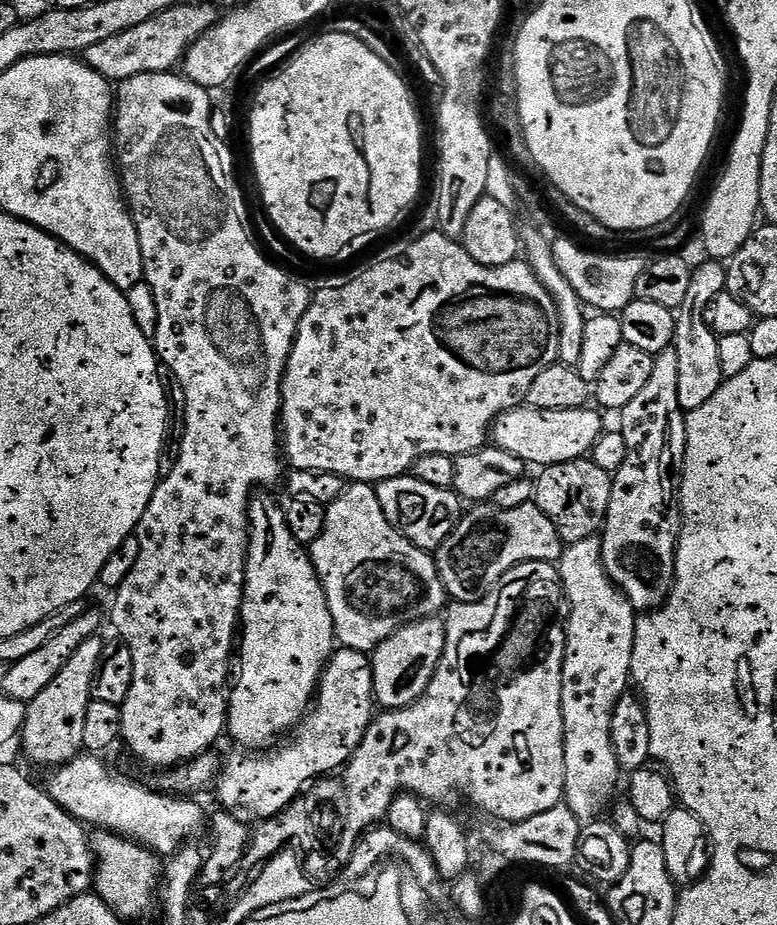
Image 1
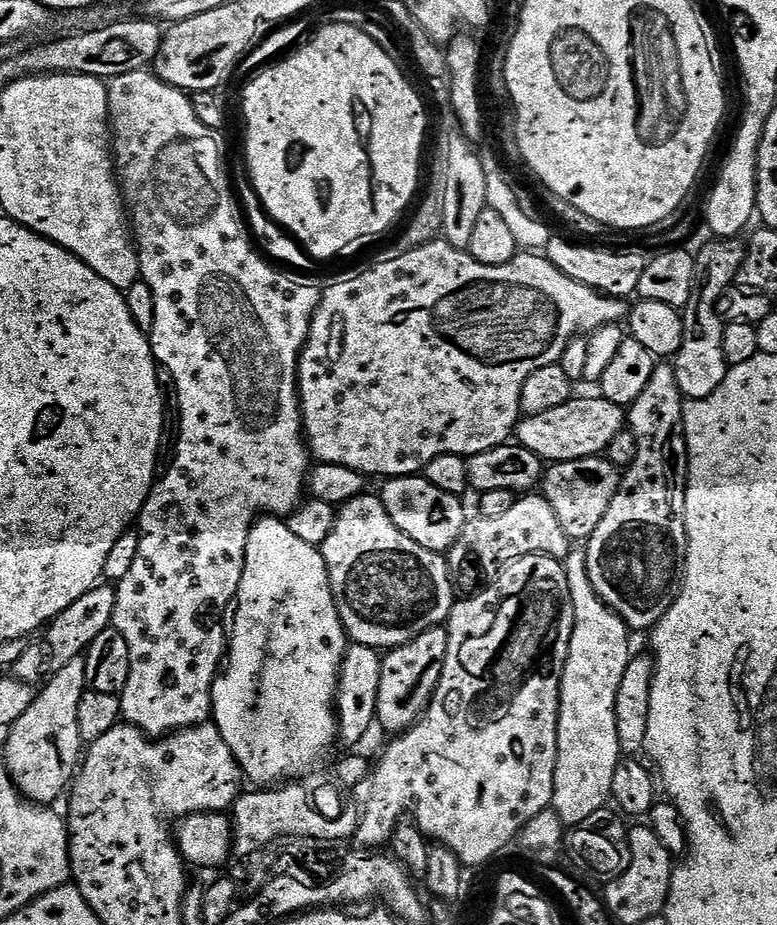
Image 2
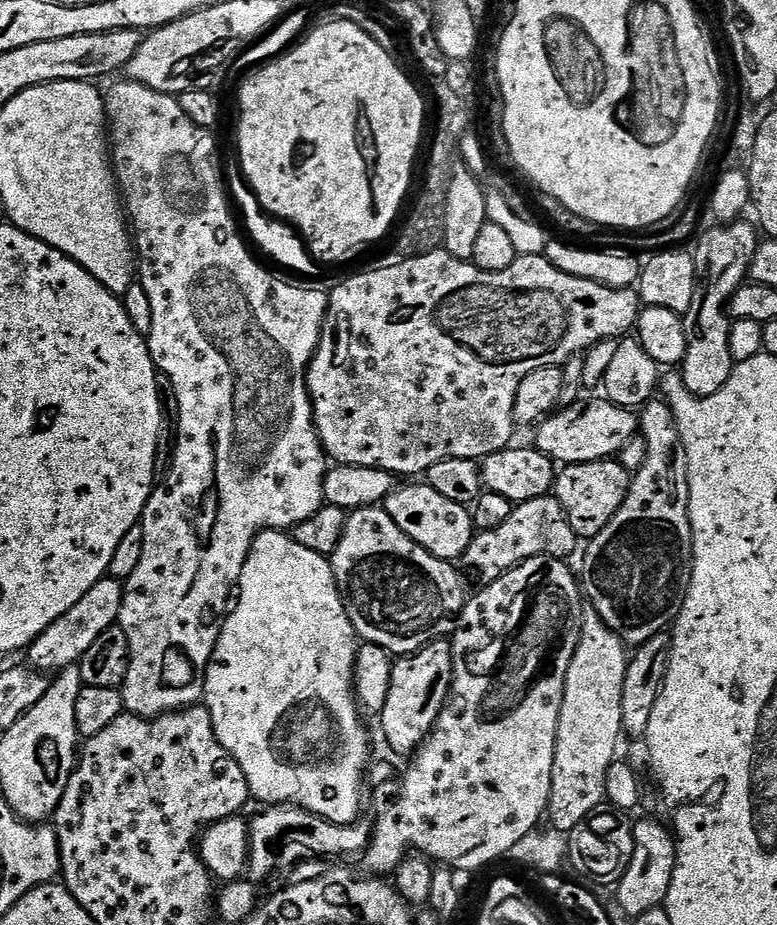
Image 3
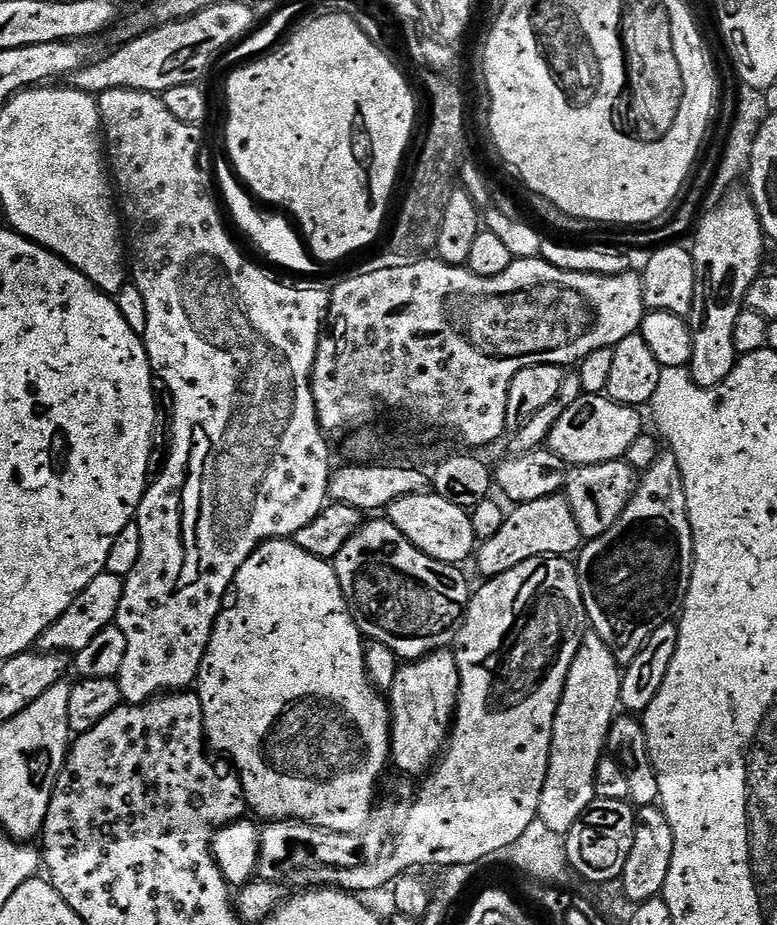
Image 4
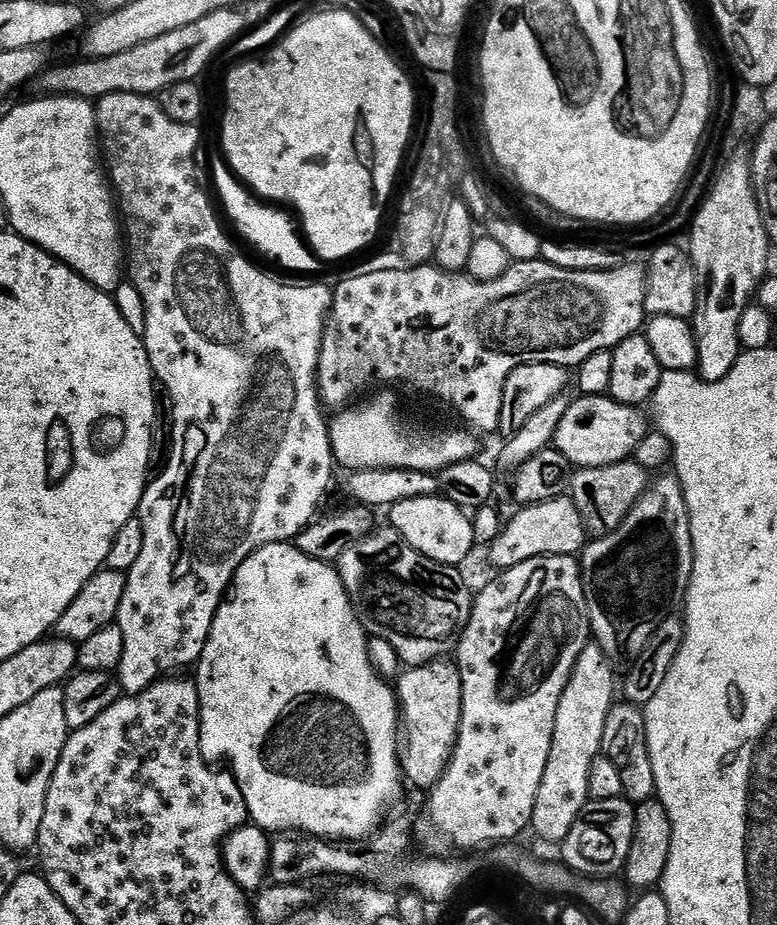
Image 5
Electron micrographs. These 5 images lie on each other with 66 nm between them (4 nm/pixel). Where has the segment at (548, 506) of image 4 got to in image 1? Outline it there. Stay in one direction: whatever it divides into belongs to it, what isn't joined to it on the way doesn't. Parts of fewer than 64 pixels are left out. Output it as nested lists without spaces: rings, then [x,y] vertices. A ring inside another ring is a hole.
[[[480,502],[473,508],[476,508],[473,512],[465,511],[461,515],[455,530],[434,552],[442,586],[448,591],[453,601],[472,604],[475,600],[481,600],[487,592],[491,592],[499,584],[504,575],[520,564],[535,560],[556,562],[565,550],[566,545],[561,540],[554,522],[550,522],[550,518],[546,518],[546,514],[534,502],[502,510],[498,510],[492,502]]]

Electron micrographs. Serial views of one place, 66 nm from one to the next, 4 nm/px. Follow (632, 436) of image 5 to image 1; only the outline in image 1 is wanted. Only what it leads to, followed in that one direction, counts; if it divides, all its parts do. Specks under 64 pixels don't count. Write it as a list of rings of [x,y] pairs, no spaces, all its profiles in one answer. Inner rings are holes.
[[[527,406],[512,408],[496,419],[494,444],[495,447],[522,458],[528,466],[547,466],[578,460],[591,453],[594,442],[598,442],[606,430],[606,424],[599,414],[601,415],[592,406],[574,410],[538,410]]]

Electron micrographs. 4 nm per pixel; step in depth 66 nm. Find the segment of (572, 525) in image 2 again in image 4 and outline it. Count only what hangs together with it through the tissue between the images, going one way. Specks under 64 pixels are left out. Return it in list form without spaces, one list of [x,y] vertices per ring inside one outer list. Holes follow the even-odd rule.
[[[624,458],[601,464],[581,464],[569,471],[566,499],[585,541],[598,539],[606,534],[606,530],[610,530],[610,526],[614,526],[614,522],[618,522],[618,518],[622,518],[622,510],[626,510],[626,506],[632,501],[637,483],[636,469],[631,468]]]

